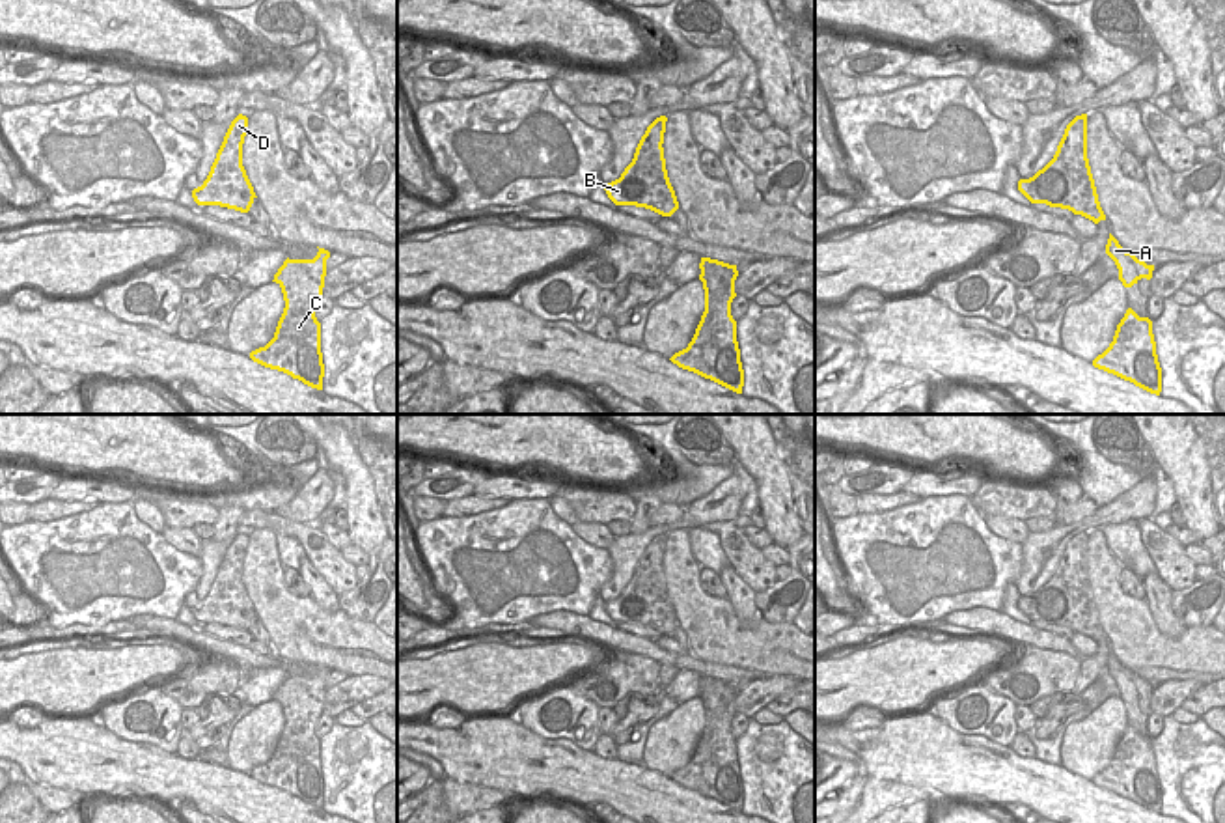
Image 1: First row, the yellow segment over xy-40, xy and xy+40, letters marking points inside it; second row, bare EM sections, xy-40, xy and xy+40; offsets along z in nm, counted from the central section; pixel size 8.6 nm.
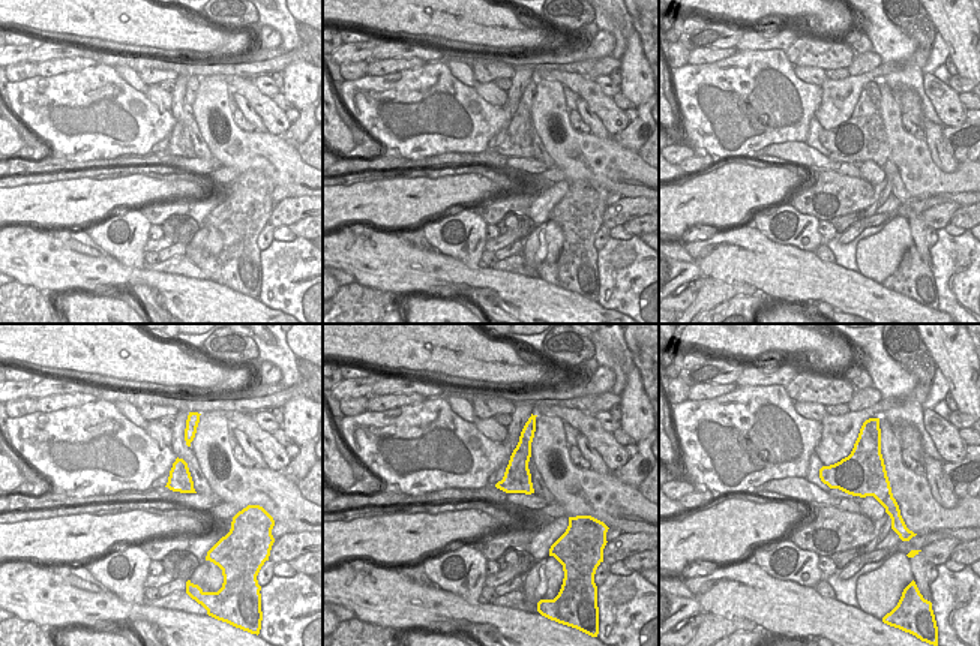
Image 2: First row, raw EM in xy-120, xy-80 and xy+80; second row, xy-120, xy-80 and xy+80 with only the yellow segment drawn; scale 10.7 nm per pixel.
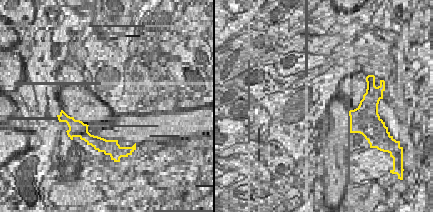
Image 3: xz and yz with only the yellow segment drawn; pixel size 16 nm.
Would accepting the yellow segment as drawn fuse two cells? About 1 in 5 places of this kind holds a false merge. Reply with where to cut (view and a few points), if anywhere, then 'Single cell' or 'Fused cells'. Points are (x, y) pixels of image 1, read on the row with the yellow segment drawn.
Split along xy (733, 282), (722, 284), (716, 290), (703, 286). Fused cells.

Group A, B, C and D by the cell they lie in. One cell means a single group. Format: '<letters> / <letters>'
A B D / C

